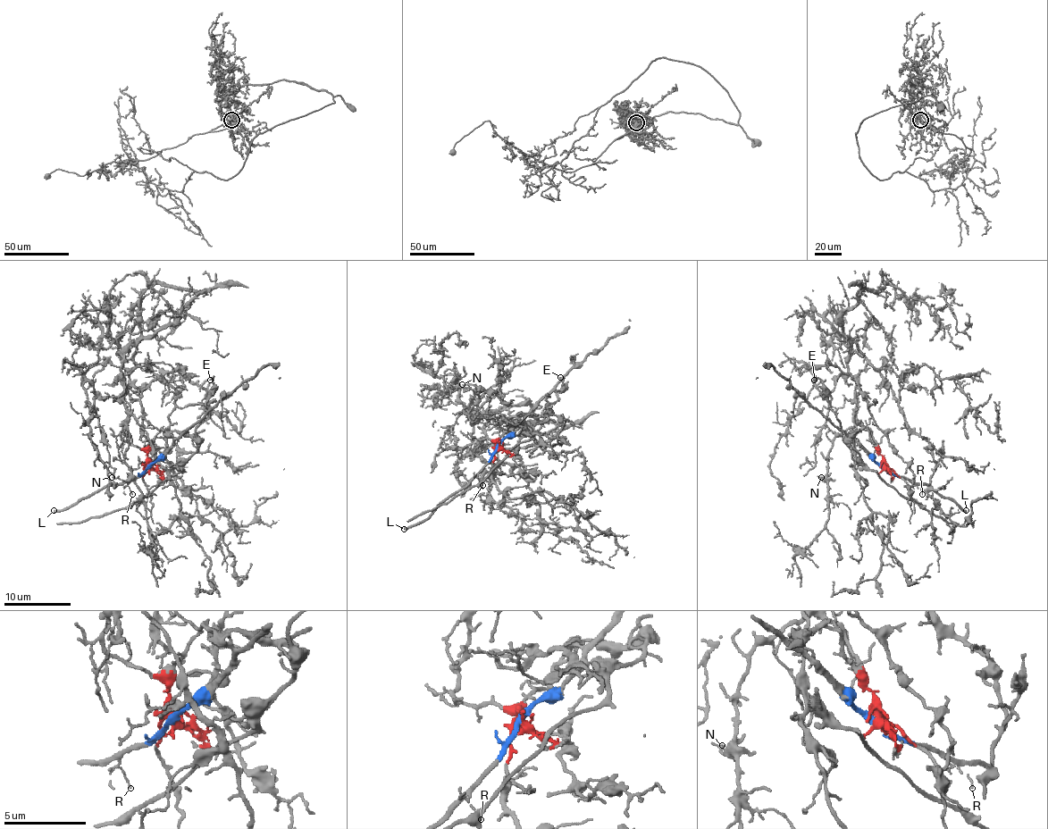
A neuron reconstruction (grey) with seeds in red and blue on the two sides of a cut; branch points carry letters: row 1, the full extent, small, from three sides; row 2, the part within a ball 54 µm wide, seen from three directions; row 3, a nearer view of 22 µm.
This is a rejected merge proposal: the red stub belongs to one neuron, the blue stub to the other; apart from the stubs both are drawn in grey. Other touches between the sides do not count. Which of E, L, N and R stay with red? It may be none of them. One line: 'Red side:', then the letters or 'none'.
Red side: N

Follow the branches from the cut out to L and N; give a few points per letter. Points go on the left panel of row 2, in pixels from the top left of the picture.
L: (148, 467), (141, 473), (102, 487), (63, 510), (54, 510)
N: (148, 467), (148, 456), (121, 437), (123, 425), (129, 440), (125, 461), (129, 475), (125, 481), (112, 477)

